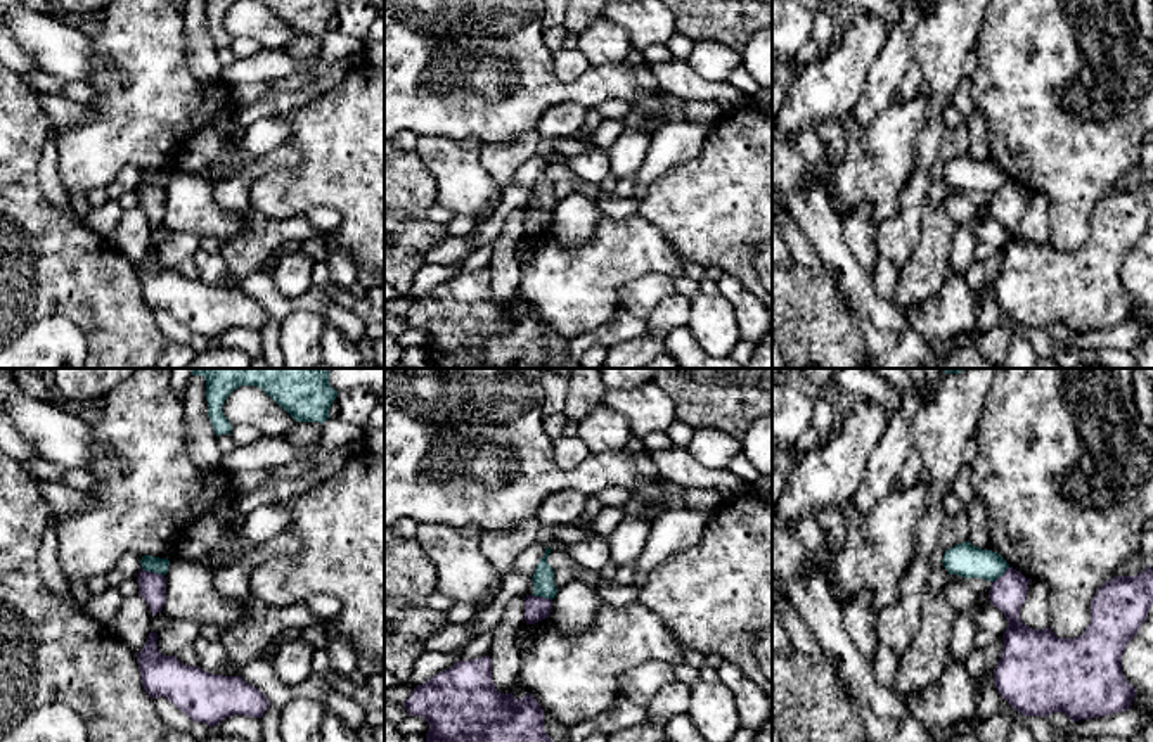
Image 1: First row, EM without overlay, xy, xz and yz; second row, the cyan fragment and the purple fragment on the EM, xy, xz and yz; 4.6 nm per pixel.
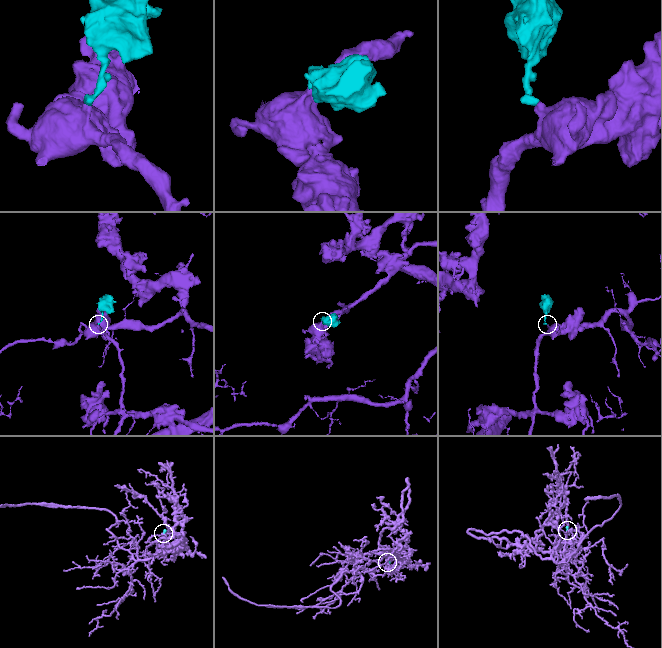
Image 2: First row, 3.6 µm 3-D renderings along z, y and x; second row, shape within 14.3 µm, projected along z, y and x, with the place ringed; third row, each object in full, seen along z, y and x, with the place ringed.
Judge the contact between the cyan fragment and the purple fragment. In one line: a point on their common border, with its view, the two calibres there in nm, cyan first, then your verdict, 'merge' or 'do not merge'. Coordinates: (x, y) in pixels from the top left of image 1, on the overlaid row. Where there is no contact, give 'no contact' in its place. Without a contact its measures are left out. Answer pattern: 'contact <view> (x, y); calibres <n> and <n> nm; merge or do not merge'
contact xy (153, 571); calibres 80 and 130 nm; do not merge

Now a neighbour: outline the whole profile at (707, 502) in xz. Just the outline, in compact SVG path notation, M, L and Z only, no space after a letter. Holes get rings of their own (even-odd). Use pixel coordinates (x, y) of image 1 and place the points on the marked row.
M680 488L684 491L684 509L701 512L705 515L715 514L725 502L715 489L705 488Z

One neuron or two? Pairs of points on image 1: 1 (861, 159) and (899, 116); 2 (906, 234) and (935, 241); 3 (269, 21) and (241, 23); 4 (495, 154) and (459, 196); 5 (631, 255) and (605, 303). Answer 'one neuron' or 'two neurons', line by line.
1: one neuron
2: two neurons
3: one neuron
4: two neurons
5: one neuron

